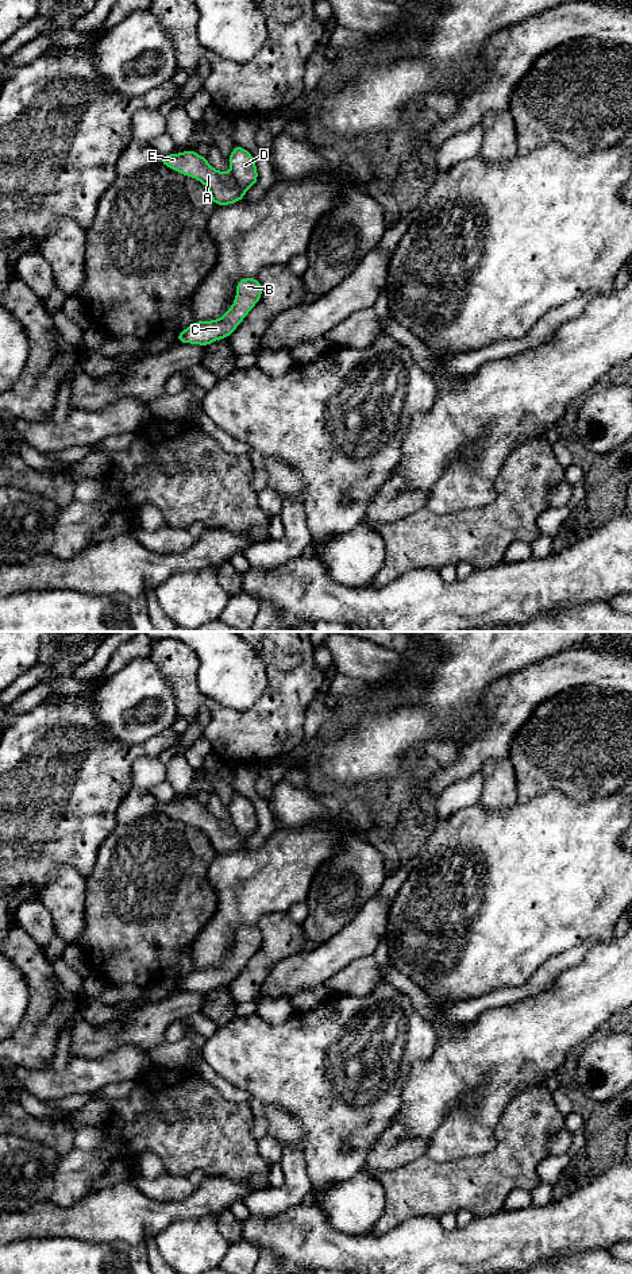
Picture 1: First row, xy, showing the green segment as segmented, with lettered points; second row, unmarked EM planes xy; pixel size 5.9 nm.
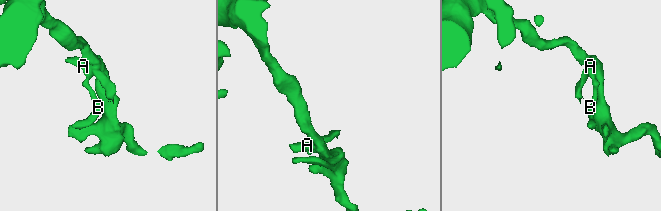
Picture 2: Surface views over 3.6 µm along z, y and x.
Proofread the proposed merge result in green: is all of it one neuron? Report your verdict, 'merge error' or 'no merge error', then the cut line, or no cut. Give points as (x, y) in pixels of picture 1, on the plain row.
no merge error | no cut

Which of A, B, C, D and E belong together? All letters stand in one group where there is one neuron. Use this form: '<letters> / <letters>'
A B C D E

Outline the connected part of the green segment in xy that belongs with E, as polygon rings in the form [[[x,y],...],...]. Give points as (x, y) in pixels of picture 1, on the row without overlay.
[[[235,794],[228,804],[230,821],[213,816],[205,804],[193,798],[163,803],[159,810],[204,831],[215,853],[230,853],[242,849],[246,839],[258,827],[254,804],[240,794]]]

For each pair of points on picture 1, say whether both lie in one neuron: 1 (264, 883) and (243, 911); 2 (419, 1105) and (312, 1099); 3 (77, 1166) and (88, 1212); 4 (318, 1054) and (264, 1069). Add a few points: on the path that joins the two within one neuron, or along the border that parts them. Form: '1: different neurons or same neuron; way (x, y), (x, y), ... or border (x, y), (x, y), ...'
1: same neuron; way (257, 890), (243, 904)
2: different neurons; border (408, 1073), (401, 1093), (400, 1110), (392, 1120)
3: different neurons; border (89, 1192), (69, 1205), (53, 1203)
4: same neuron; way (304, 1064), (277, 1064)

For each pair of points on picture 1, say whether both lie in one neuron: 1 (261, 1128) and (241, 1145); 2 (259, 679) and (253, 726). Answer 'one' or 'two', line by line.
1: two
2: two

